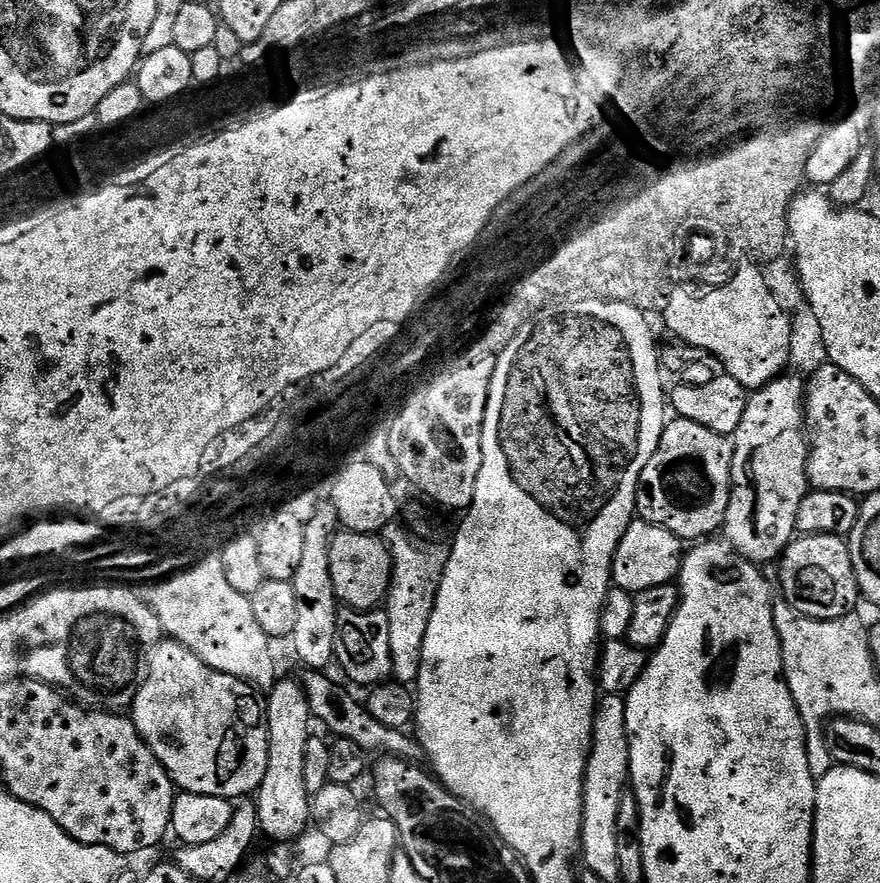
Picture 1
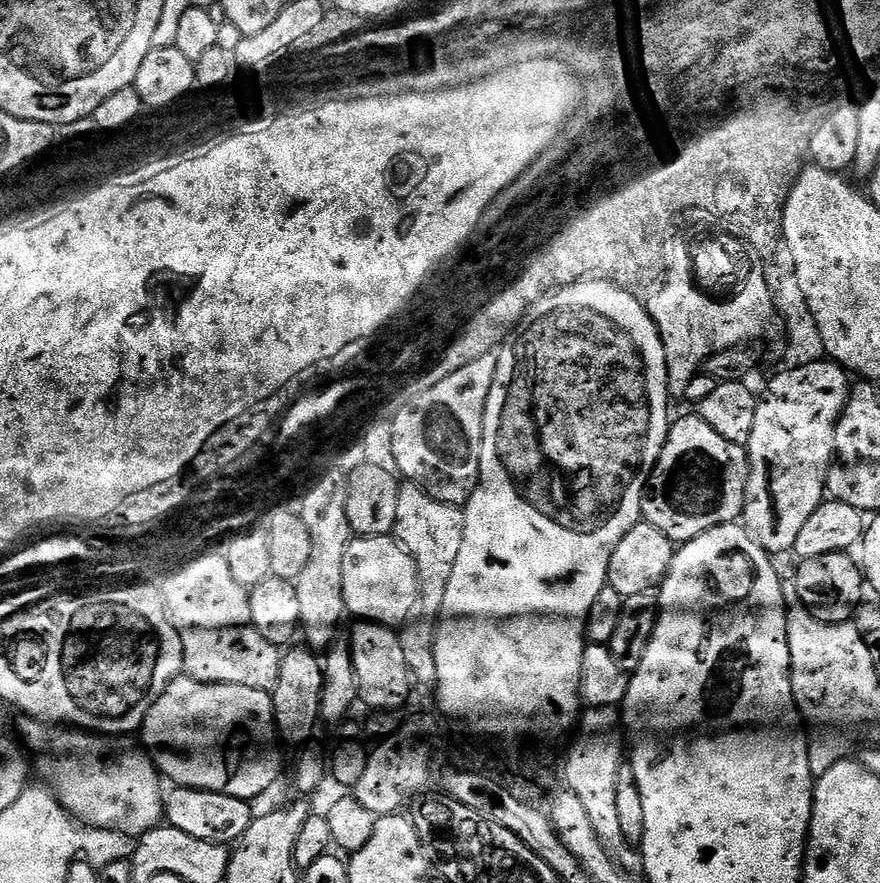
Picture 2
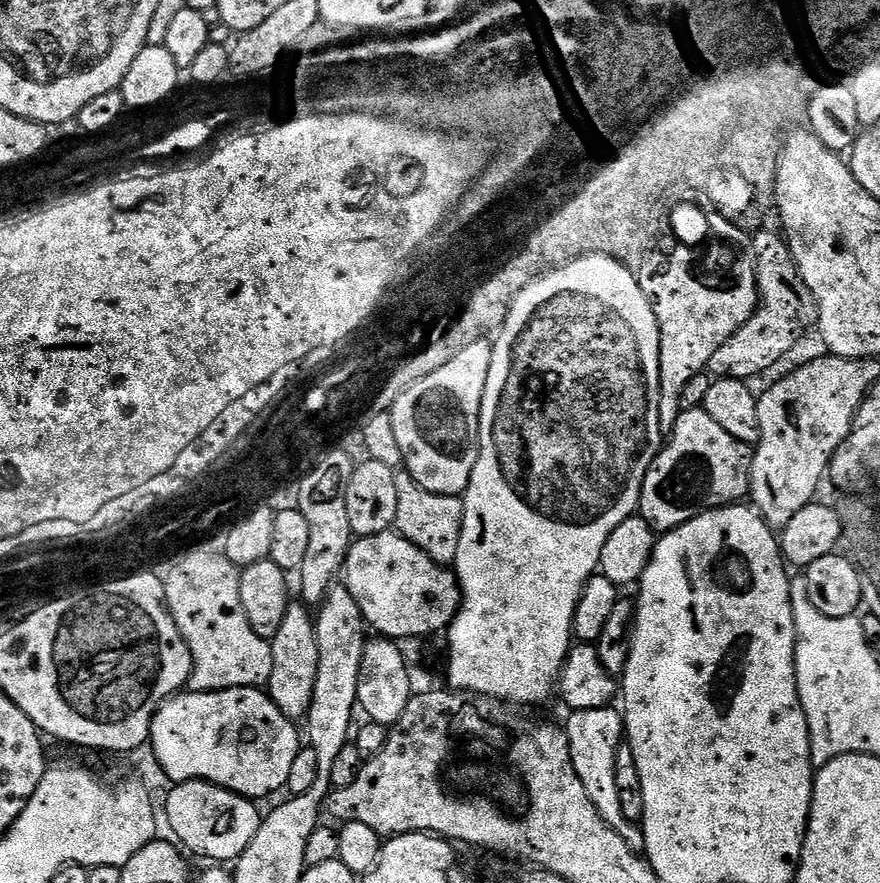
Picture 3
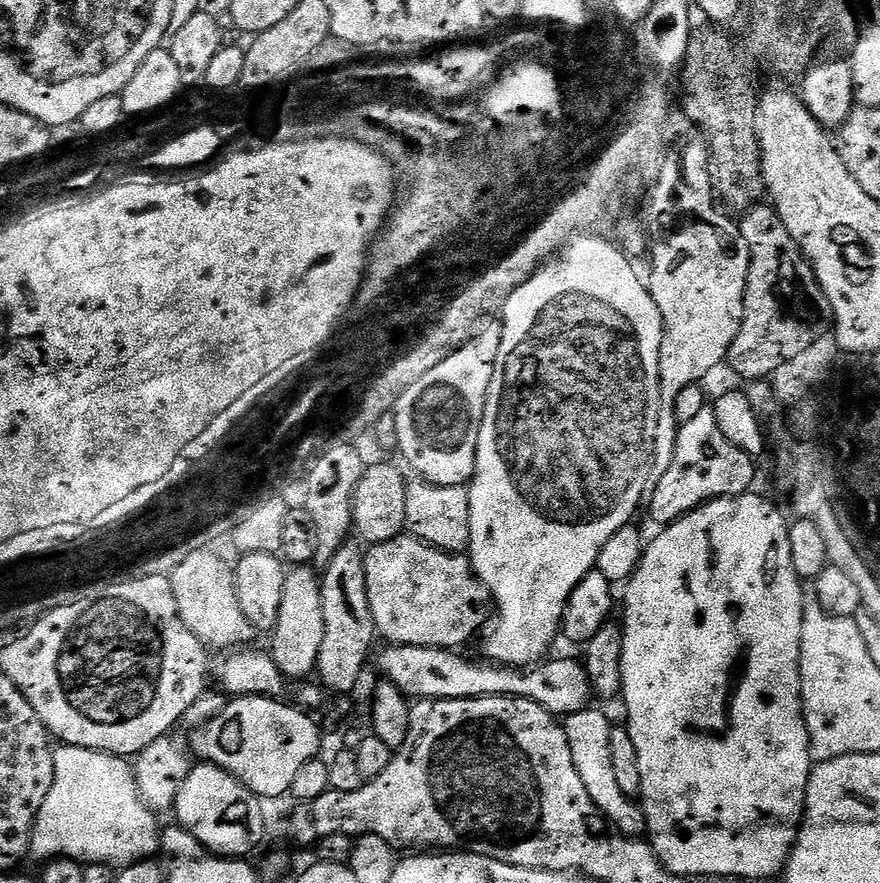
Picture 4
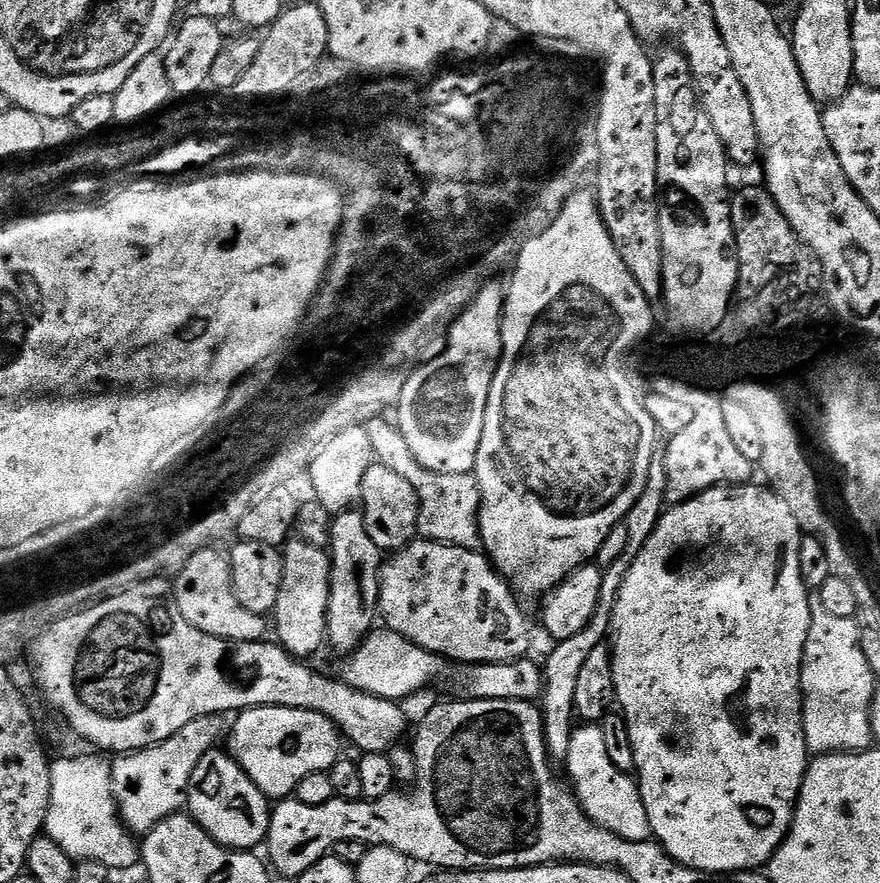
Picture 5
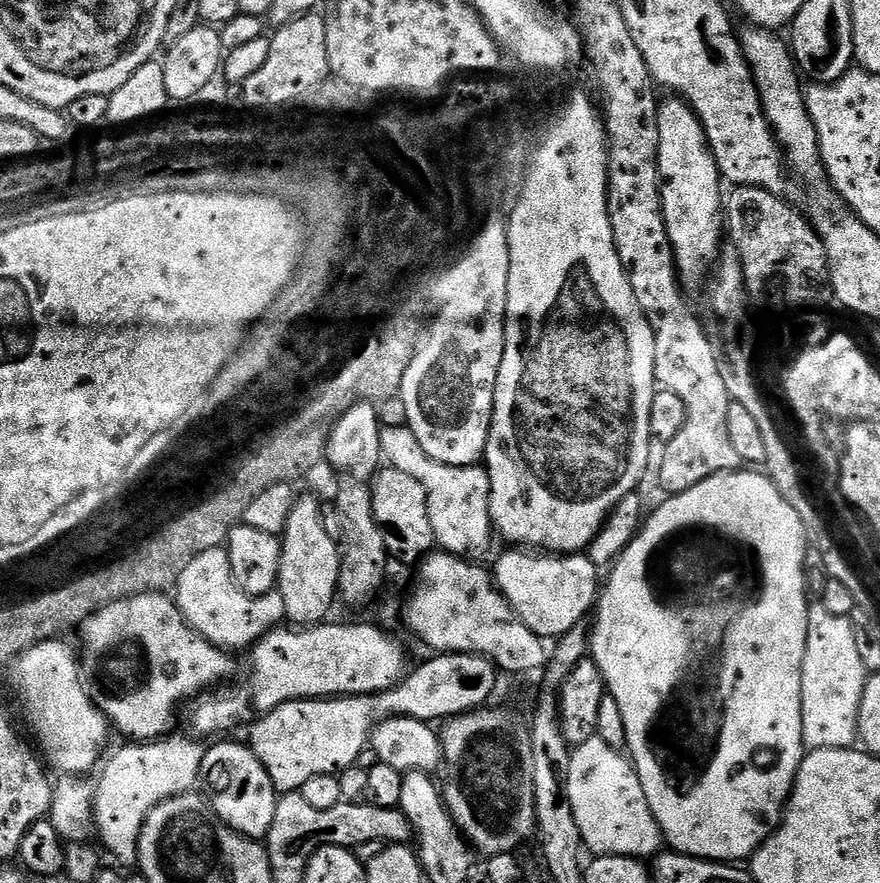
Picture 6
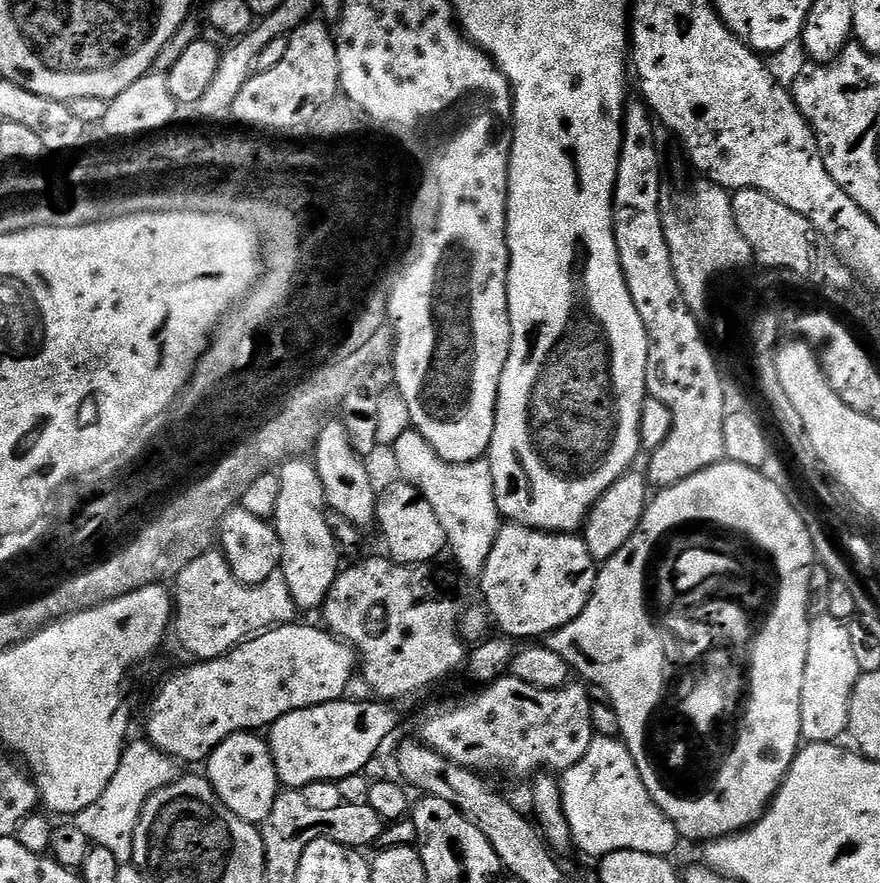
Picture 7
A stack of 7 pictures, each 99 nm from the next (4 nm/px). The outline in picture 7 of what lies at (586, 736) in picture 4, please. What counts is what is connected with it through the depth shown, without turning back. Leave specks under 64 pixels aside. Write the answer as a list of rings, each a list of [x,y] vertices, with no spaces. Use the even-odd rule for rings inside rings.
[[[597,735],[590,742],[590,750],[582,754],[574,766],[570,766],[559,777],[561,800],[564,807],[566,822],[569,823],[569,832],[572,835],[571,843],[588,856],[603,858],[628,850],[654,856],[671,857],[672,851],[682,844],[682,837],[676,822],[671,820],[665,812],[661,812],[657,804],[652,803],[646,786],[640,780],[638,766],[634,754],[630,754],[628,745],[616,736]]]

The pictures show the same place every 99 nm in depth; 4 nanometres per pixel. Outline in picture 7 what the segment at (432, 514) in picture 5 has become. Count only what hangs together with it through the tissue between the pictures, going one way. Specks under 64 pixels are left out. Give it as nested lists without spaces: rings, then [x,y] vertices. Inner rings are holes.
[[[415,430],[402,434],[402,438],[391,445],[390,452],[396,459],[397,470],[404,475],[401,477],[416,487],[430,506],[434,506],[434,514],[438,514],[438,522],[442,522],[442,530],[446,530],[447,551],[452,552],[457,566],[466,575],[479,578],[502,527],[490,462],[487,458],[461,464],[444,460],[438,450],[434,450],[434,446]]]

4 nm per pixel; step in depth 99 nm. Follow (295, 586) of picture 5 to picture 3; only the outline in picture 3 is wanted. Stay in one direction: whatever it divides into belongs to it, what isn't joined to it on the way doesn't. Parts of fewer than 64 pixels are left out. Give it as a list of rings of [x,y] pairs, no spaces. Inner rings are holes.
[[[292,602],[288,605],[286,618],[278,628],[278,634],[270,642],[274,654],[274,670],[270,674],[266,691],[272,701],[293,722],[307,717],[314,698],[315,678],[318,677],[319,648],[316,637],[316,623],[313,613],[303,603]]]

